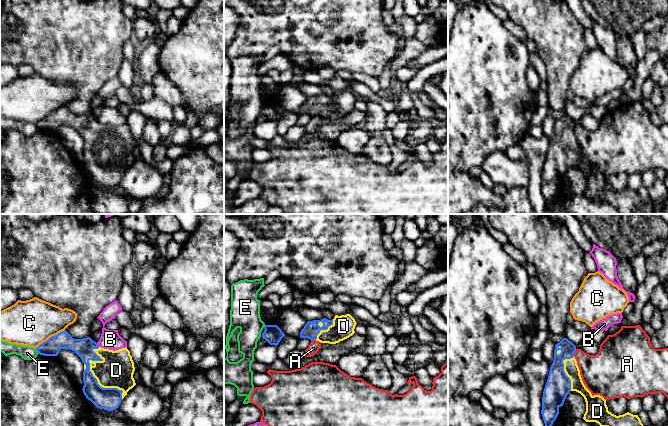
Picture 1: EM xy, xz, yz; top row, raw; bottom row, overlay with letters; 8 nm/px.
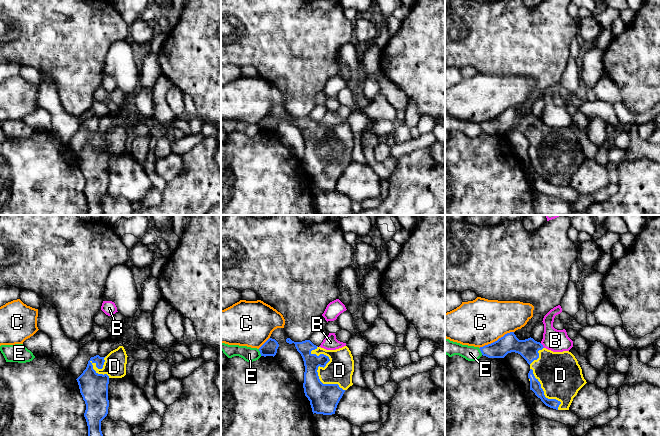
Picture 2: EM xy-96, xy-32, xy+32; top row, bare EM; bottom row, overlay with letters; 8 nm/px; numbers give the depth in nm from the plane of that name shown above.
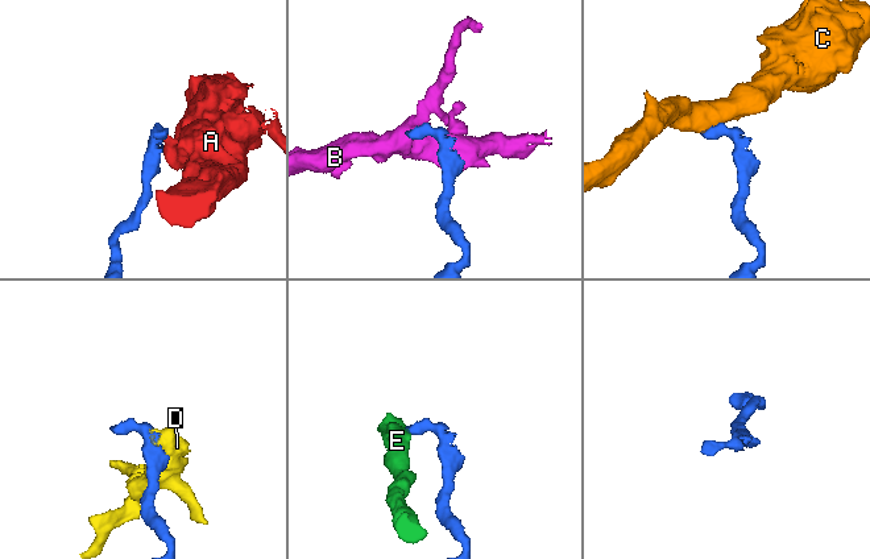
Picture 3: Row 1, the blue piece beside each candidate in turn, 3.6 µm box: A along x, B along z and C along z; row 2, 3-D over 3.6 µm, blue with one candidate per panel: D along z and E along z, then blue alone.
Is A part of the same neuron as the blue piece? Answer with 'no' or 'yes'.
no

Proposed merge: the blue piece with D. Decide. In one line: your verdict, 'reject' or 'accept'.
accept

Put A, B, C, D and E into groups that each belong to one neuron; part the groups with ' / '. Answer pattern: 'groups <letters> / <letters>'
groups A / B / C / D / E

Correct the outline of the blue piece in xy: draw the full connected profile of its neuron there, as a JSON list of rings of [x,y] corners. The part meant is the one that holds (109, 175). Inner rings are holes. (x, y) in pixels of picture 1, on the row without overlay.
[[[66,106],[50,113],[36,126],[44,132],[57,132],[61,125],[74,127],[84,139],[83,169],[97,184],[116,186],[136,159],[130,127],[116,127],[98,122],[90,113],[74,115]]]

